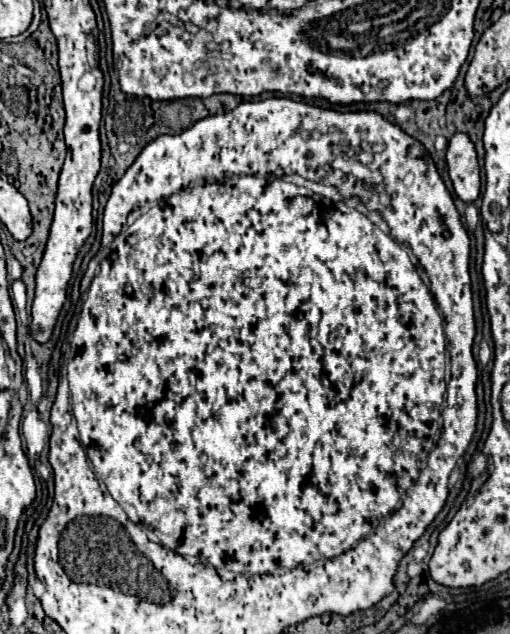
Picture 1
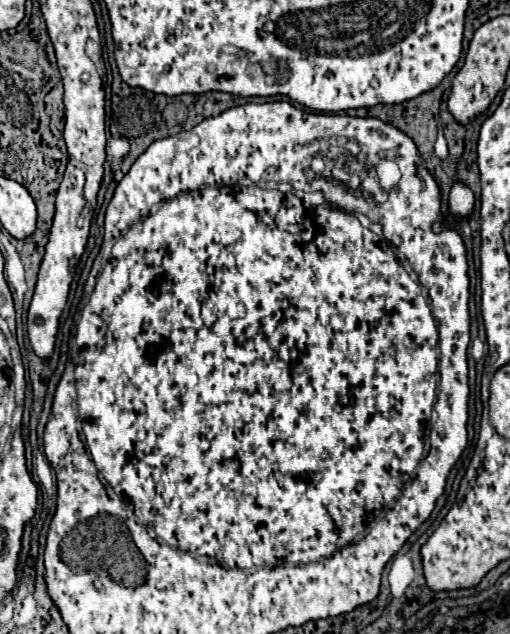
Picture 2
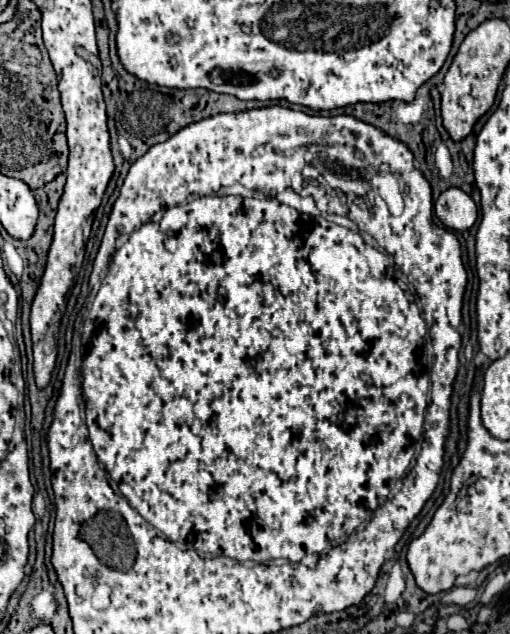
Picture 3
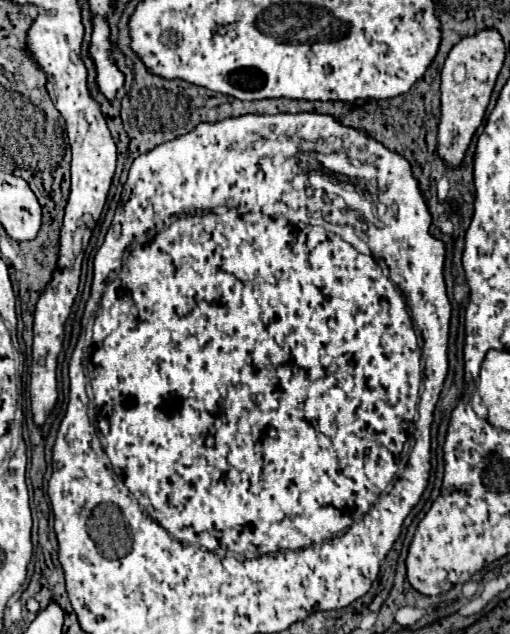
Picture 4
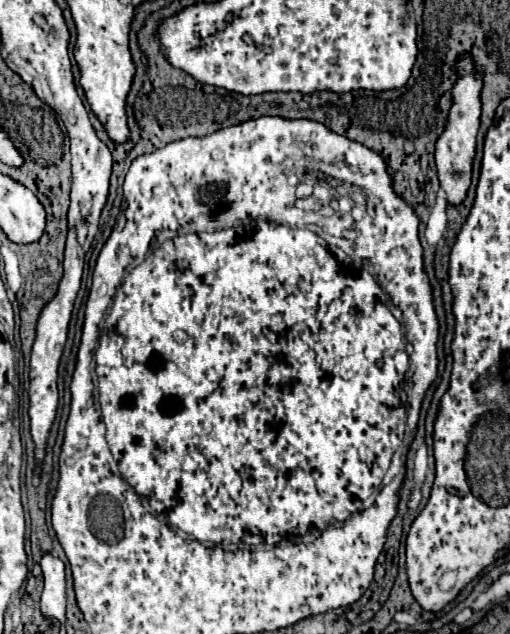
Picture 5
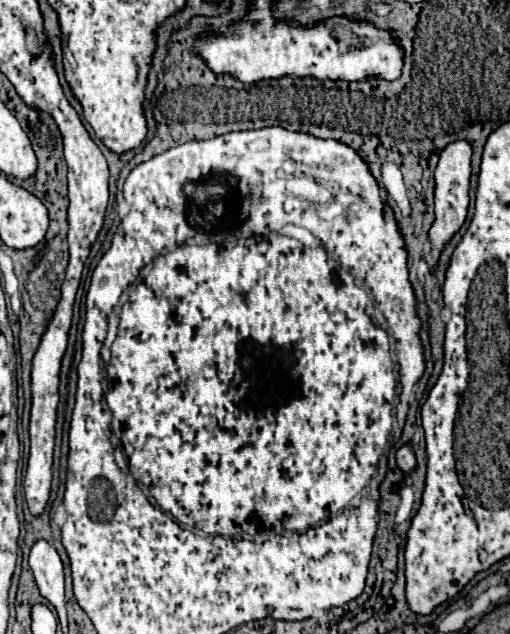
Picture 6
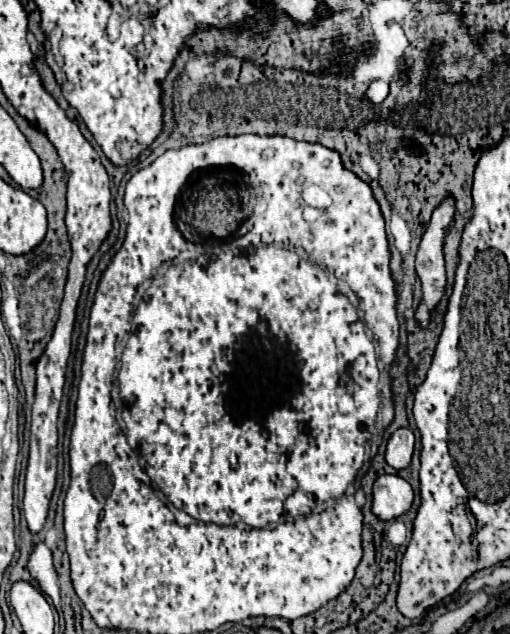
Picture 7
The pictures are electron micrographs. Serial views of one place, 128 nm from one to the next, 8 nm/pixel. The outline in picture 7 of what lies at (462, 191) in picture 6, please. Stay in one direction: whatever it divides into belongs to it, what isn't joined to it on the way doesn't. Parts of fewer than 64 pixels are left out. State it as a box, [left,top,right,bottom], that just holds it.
[416,196,456,326]

